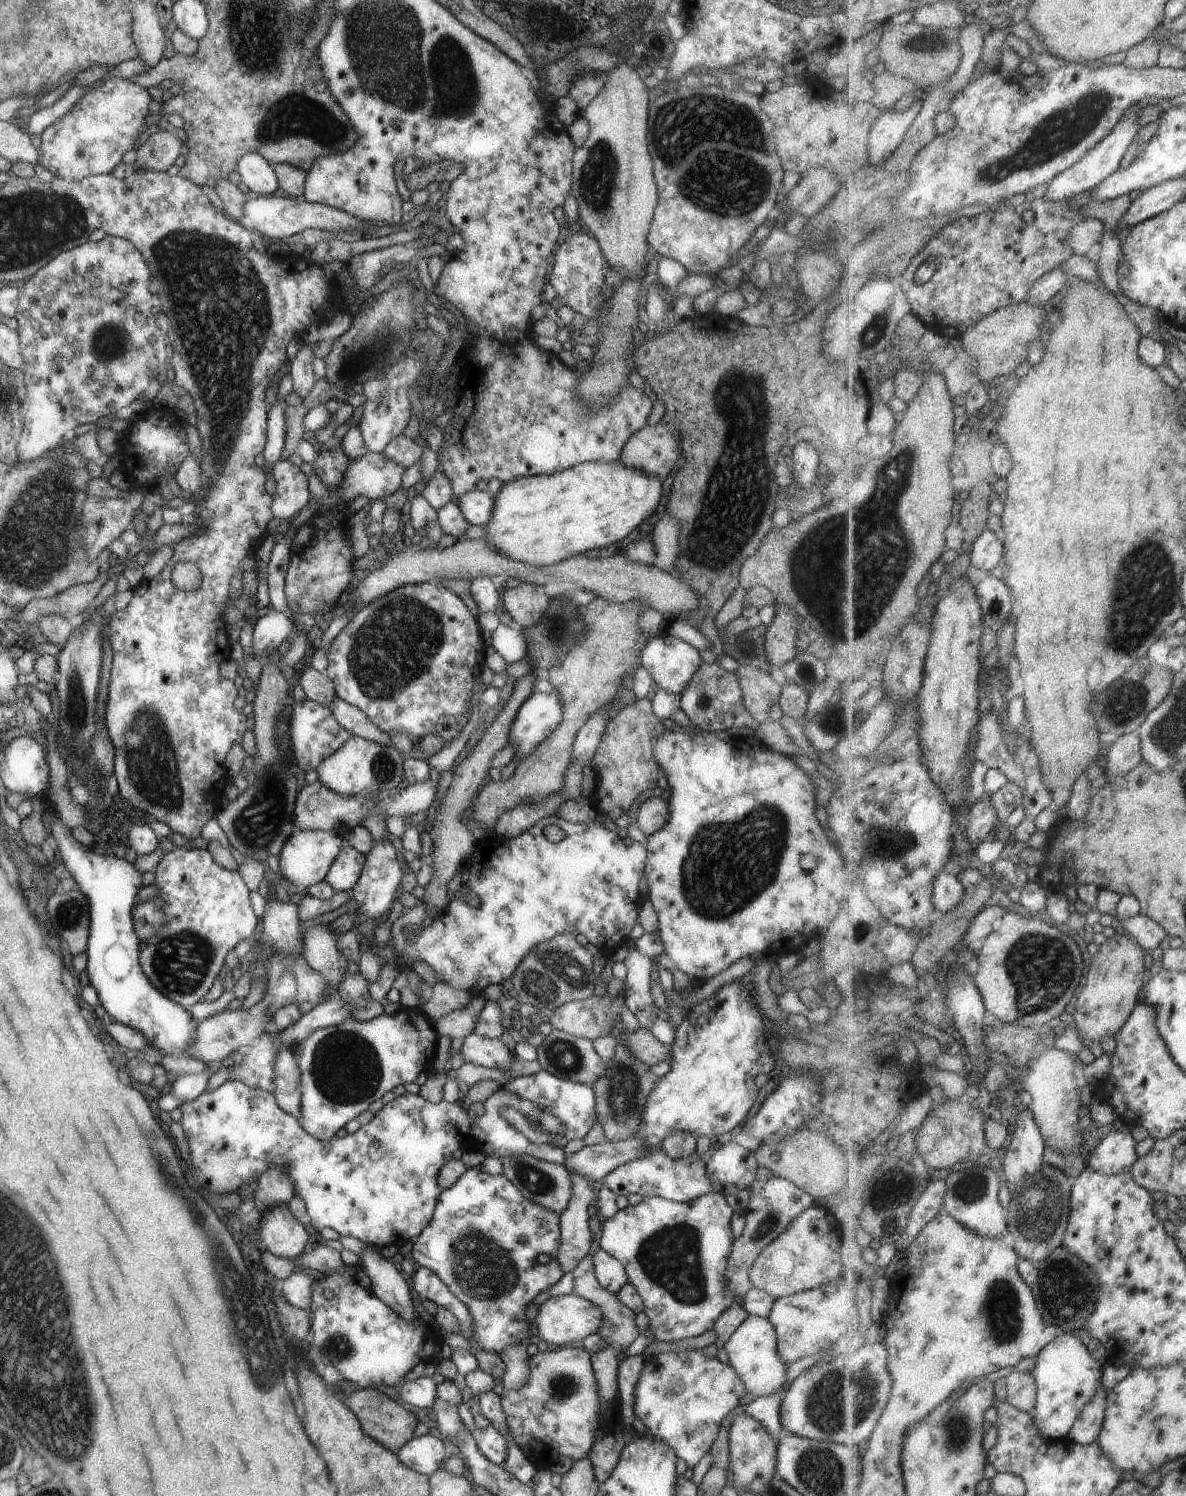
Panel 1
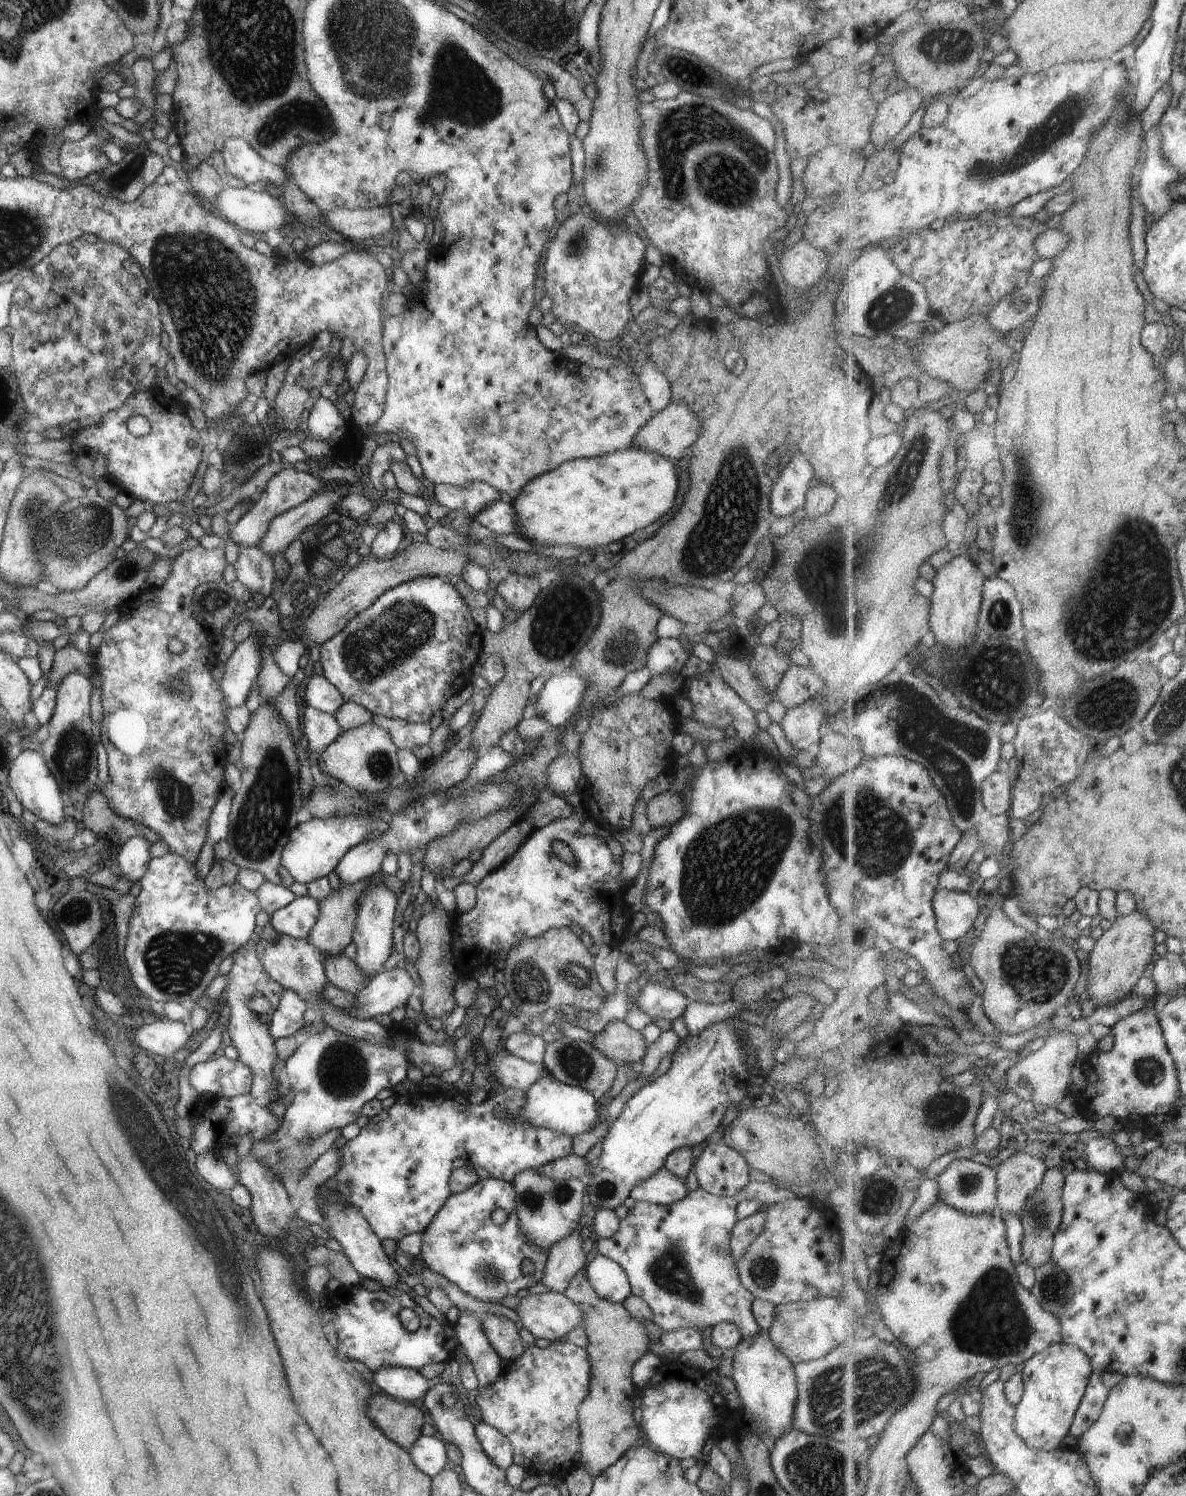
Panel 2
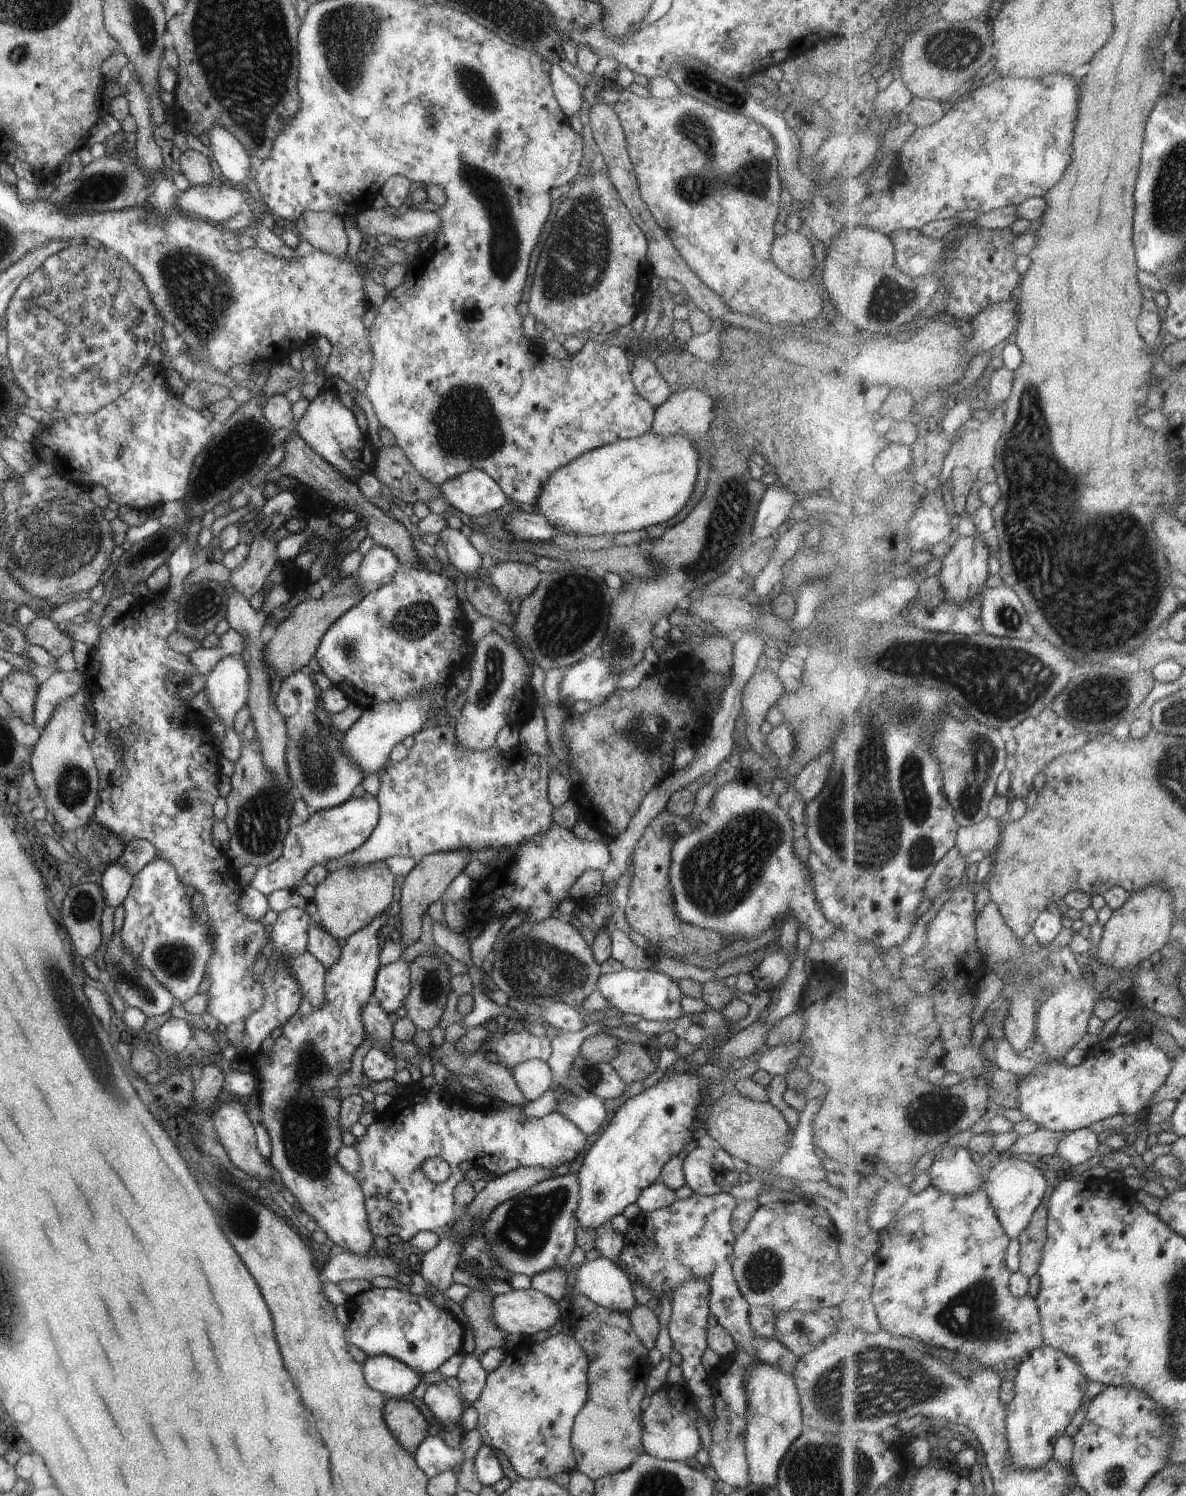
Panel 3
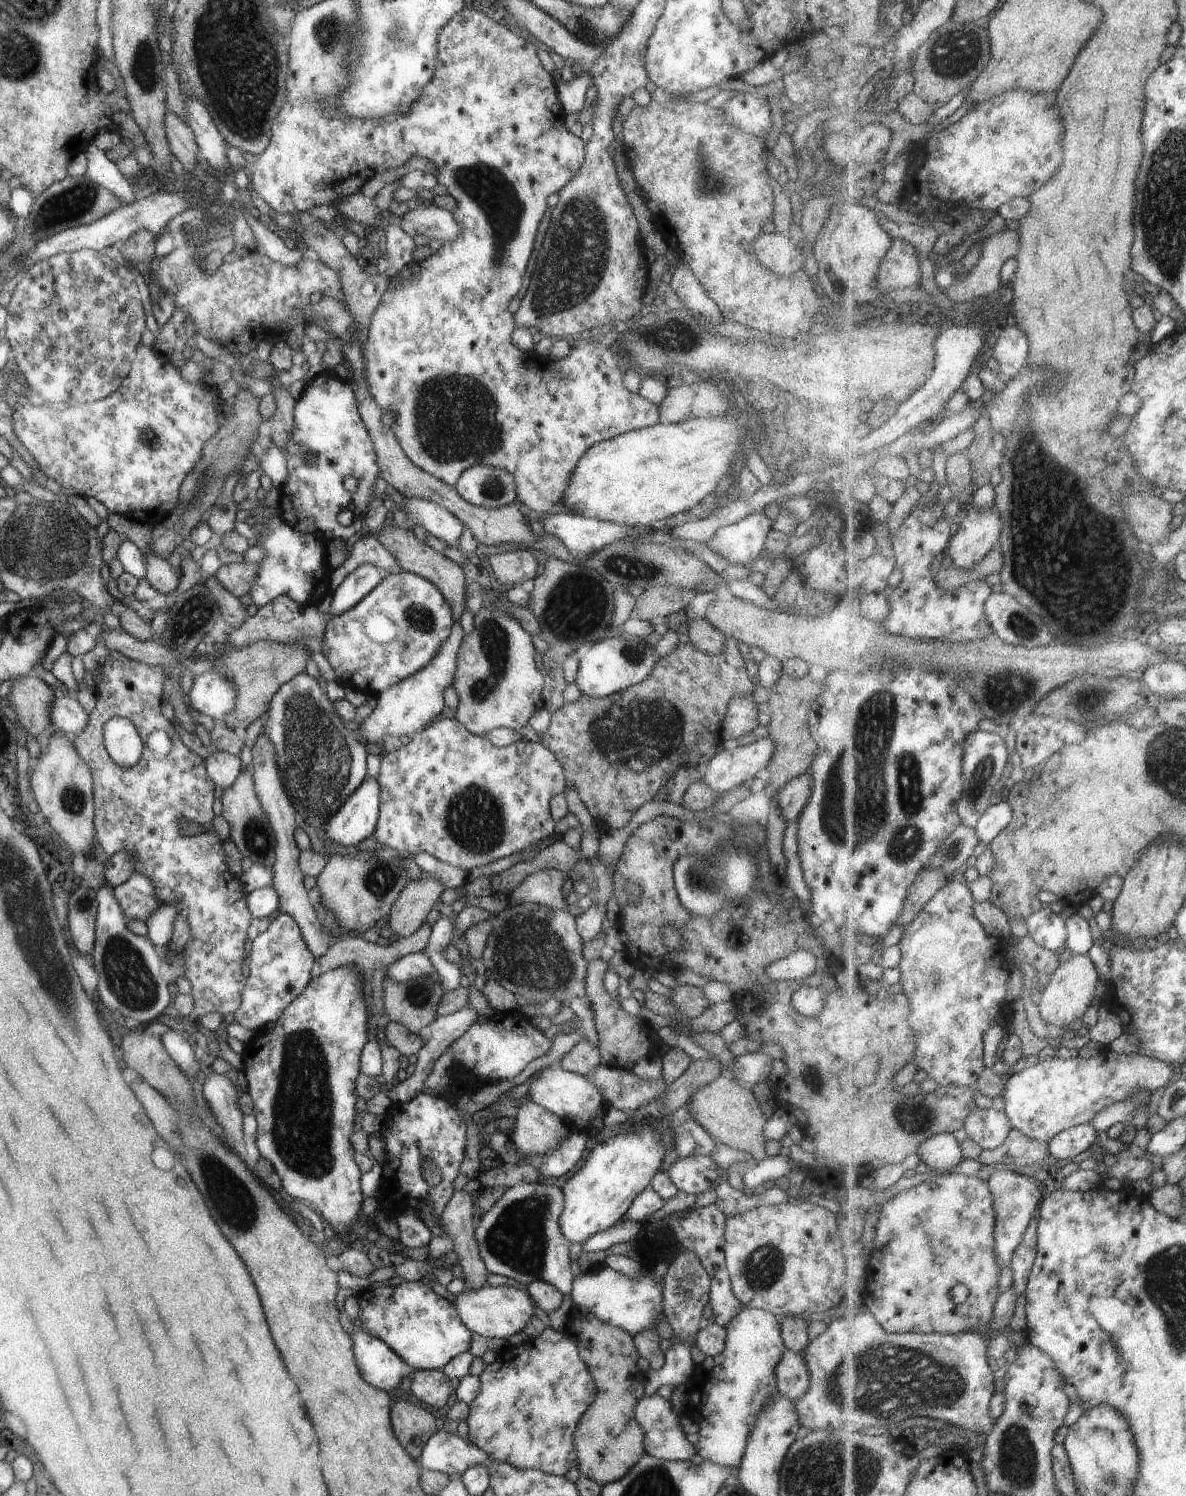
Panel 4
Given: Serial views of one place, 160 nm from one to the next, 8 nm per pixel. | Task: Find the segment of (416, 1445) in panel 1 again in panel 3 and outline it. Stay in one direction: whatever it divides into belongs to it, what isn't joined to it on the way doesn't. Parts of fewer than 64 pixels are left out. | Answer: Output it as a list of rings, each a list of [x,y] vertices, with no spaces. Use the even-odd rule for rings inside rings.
[[[427,1436],[419,1443],[414,1452],[419,1470],[429,1479],[441,1471],[455,1470],[463,1458],[459,1449],[452,1449],[442,1438]]]

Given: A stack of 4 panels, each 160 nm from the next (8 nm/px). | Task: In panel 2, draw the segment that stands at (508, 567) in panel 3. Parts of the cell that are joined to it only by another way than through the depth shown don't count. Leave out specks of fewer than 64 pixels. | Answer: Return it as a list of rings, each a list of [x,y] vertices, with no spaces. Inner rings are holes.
[[[511,572],[502,582],[496,584],[496,592],[517,616],[534,603],[539,591],[535,576],[520,576]]]

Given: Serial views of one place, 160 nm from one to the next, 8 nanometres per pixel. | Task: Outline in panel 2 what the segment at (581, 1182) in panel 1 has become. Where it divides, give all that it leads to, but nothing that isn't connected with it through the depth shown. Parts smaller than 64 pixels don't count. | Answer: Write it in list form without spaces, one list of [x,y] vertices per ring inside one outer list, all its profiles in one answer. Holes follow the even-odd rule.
[[[579,1227],[571,1230],[565,1238],[557,1240],[546,1253],[545,1267],[540,1283],[551,1292],[563,1293],[569,1282],[586,1262],[586,1255],[581,1250],[582,1239]]]

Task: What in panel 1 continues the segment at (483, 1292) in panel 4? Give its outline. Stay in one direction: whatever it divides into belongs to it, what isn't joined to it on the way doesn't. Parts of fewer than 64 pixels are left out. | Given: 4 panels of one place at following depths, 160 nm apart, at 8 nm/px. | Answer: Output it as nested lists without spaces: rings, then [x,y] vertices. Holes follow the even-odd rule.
[[[570,1295],[550,1297],[543,1304],[538,1305],[537,1316],[532,1321],[533,1333],[547,1343],[563,1347],[567,1342],[580,1344],[585,1336],[596,1334],[601,1326],[601,1310],[595,1308],[584,1298]]]

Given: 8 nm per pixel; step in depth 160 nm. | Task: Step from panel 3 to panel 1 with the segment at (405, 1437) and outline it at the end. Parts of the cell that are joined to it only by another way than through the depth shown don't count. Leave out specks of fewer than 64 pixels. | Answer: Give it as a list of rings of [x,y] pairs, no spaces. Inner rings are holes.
[[[373,1386],[351,1392],[349,1396],[345,1396],[343,1404],[357,1416],[363,1432],[369,1438],[377,1440],[379,1444],[383,1444],[385,1448],[389,1448],[391,1452],[396,1453],[413,1436],[412,1432],[417,1422],[413,1413],[403,1409],[398,1401],[392,1400],[381,1391],[374,1389]]]

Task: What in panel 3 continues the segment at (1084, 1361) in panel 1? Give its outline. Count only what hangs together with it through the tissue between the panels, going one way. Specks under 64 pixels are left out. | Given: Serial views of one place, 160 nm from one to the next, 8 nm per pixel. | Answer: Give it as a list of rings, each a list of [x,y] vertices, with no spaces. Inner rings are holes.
[[[1049,1345],[1030,1352],[1029,1355],[1023,1356],[1017,1363],[1019,1366],[1014,1379],[1016,1395],[1013,1402],[1007,1406],[1006,1435],[1013,1462],[1019,1468],[1038,1469],[1054,1458],[1055,1445],[1065,1435],[1067,1426],[1078,1414],[1090,1380],[1082,1371],[1082,1366],[1078,1363],[1078,1360],[1075,1360],[1075,1357],[1059,1352],[1059,1349],[1054,1349]]]

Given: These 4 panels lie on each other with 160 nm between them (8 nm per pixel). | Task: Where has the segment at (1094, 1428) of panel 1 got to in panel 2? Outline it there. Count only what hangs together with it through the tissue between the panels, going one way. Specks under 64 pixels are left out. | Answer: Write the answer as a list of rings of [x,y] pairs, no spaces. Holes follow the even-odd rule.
[[[1094,1370],[1092,1372],[1086,1395],[1076,1412],[1072,1427],[1069,1428],[1069,1436],[1081,1439],[1102,1415],[1110,1394],[1110,1389],[1103,1384],[1103,1376],[1105,1376],[1105,1371]]]

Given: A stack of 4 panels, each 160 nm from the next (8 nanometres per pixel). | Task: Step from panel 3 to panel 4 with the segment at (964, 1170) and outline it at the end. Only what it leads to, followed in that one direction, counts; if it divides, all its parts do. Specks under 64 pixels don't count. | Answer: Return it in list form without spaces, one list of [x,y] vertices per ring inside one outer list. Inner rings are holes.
[[[951,1133],[932,1136],[919,1147],[917,1154],[928,1170],[932,1169],[936,1175],[951,1175],[965,1159],[962,1143],[957,1142]]]

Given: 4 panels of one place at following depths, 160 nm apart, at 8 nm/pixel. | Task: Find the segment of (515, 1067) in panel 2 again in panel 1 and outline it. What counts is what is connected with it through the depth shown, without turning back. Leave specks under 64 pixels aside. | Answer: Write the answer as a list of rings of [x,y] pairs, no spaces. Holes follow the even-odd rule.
[[[473,1032],[462,1038],[459,1053],[465,1063],[499,1070],[508,1068],[511,1058],[514,1057],[499,1038],[479,1036]]]

